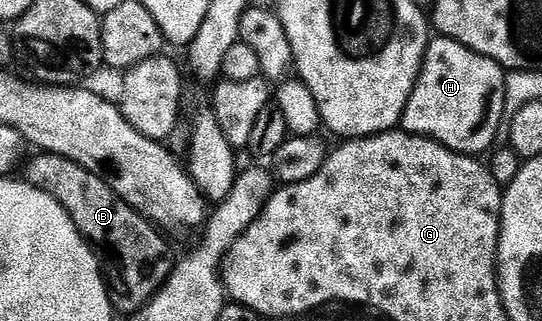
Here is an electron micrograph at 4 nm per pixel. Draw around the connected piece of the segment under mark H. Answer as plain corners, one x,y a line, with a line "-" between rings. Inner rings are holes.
433,38
404,110
403,130
441,143
457,155
483,156
483,151
495,144
498,125
505,119
505,74
490,57
482,57
453,39

